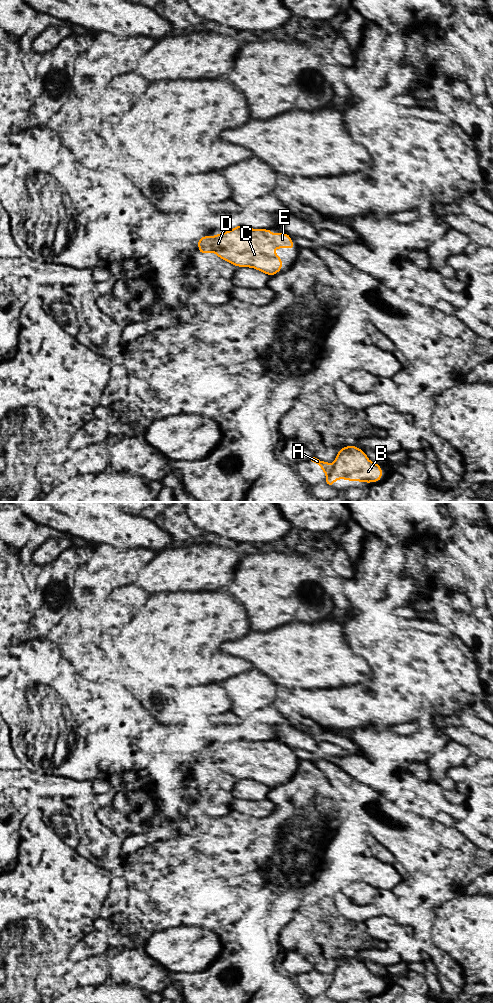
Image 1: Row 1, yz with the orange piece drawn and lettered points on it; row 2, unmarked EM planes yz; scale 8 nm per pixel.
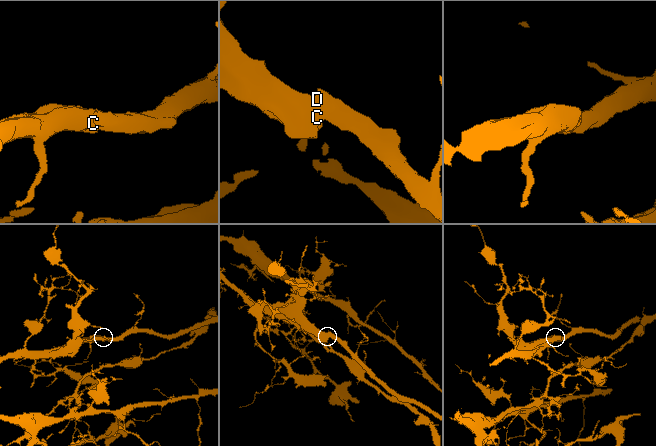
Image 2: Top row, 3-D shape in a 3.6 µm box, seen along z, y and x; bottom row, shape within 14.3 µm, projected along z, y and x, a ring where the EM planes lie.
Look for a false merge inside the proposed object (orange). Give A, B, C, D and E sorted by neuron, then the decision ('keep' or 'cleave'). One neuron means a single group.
A B C D E | keep

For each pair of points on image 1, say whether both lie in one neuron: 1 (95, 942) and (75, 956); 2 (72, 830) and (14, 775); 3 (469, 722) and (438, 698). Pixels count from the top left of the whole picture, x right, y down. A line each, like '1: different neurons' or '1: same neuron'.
1: same neuron
2: different neurons
3: same neuron

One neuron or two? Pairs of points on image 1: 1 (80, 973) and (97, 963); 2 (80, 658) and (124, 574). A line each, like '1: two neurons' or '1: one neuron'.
1: one neuron
2: one neuron

